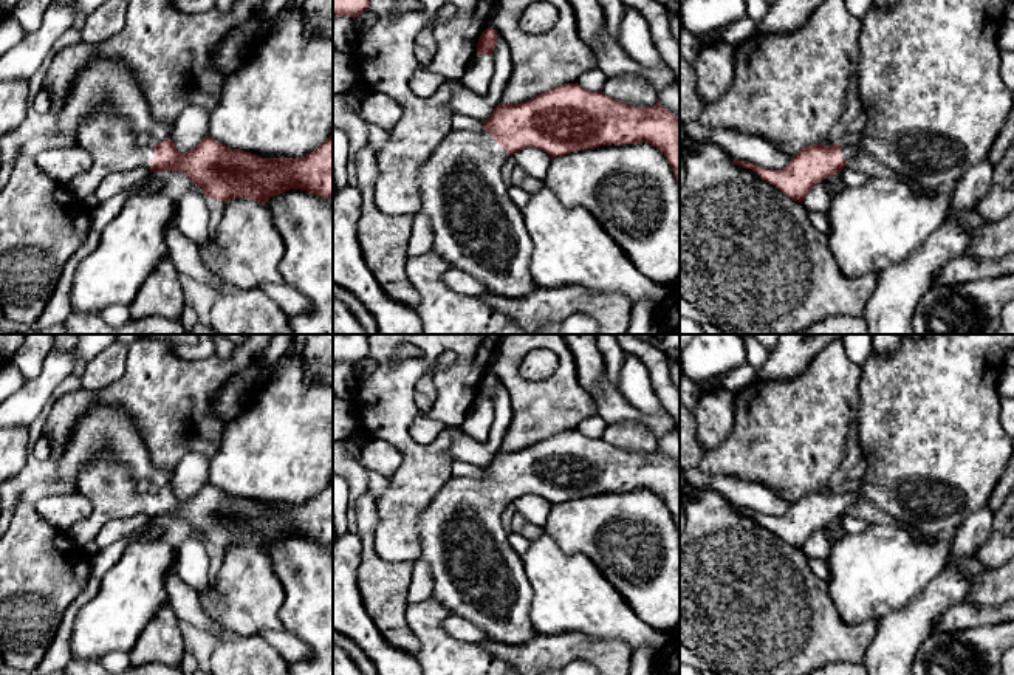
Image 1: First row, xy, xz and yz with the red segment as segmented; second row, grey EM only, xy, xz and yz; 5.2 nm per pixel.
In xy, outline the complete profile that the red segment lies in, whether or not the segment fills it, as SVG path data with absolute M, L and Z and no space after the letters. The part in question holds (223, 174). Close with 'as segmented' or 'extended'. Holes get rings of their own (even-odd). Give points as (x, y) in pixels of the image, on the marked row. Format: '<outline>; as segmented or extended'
M99 110L79 124L77 146L93 159L87 172L67 184L82 200L93 195L105 176L133 169L183 172L207 198L223 203L248 198L265 204L289 189L320 198L333 195L333 136L302 158L262 158L231 150L211 135L181 153L170 138L139 146L124 116Z; extended

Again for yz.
M898 0L890 8L872 9L862 19L855 74L861 110L868 113L862 139L858 144L802 147L782 170L759 167L737 158L734 163L751 169L800 204L816 183L841 172L861 150L890 173L923 189L954 192L971 167L989 158L991 147L1012 108L1014 93L1003 82L999 48L999 34L1009 3L1014 0Z; extended

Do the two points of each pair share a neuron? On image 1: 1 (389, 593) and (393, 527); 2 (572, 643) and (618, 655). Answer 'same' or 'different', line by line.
1: different
2: same

